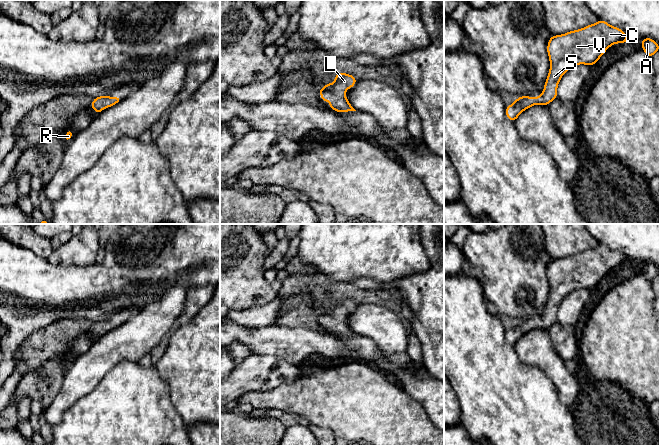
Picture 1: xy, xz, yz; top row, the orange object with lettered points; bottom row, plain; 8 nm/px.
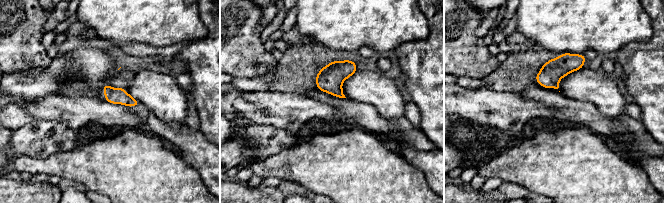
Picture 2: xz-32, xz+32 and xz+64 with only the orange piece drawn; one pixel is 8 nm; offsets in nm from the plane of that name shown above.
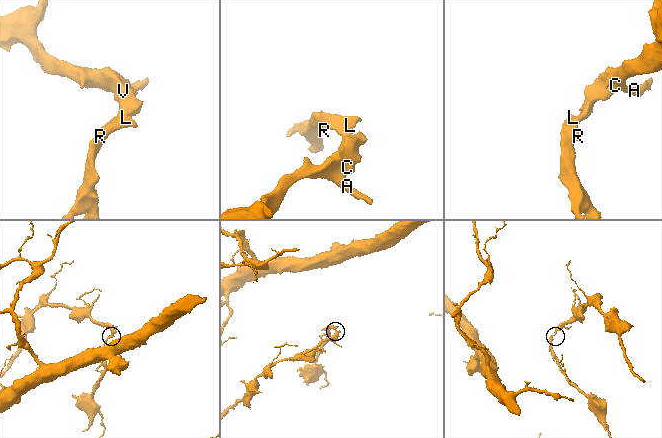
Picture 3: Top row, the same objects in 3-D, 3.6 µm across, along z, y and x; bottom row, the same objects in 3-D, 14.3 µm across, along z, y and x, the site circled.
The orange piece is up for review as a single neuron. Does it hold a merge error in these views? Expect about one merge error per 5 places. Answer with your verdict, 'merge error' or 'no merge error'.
no merge error

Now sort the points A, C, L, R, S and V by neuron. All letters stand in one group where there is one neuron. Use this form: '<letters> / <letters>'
A C L R S V

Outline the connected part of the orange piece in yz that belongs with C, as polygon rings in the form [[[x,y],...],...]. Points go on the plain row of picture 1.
[[[600,243],[596,248],[550,261],[547,271],[550,295],[545,314],[541,315],[540,321],[518,321],[506,331],[507,342],[514,346],[527,332],[537,328],[548,329],[557,322],[558,307],[566,295],[578,288],[596,288],[611,269],[627,265],[624,255]]]

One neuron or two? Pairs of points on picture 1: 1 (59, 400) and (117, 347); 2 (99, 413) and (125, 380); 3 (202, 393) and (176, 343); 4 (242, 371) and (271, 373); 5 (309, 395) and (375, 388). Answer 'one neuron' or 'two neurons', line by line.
1: one neuron
2: one neuron
3: one neuron
4: one neuron
5: one neuron

